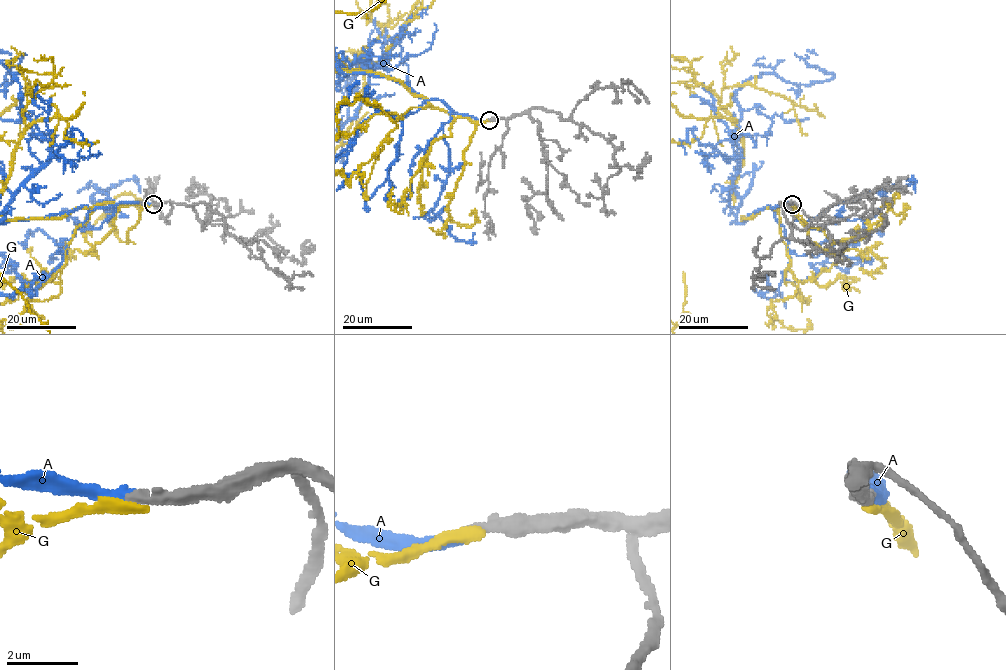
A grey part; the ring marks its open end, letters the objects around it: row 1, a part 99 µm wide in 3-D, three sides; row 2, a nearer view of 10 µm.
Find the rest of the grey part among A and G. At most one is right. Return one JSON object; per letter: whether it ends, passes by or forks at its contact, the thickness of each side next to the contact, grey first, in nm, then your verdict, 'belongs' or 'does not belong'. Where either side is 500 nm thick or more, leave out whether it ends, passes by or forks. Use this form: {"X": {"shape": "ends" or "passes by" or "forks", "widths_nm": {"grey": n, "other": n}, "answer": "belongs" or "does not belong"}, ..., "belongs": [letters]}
{"A": {"shape": "ends", "widths_nm": {"grey": 320, "other": 320}, "answer": "belongs"}, "G": {"shape": "ends", "widths_nm": {"grey": 340, "other": 340}, "answer": "does not belong"}, "belongs": ["A"]}

